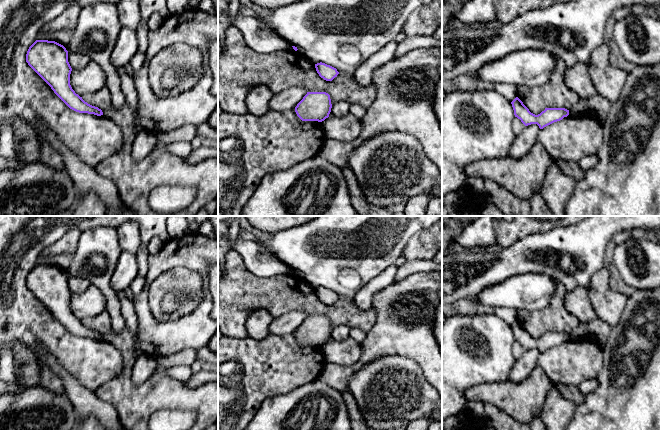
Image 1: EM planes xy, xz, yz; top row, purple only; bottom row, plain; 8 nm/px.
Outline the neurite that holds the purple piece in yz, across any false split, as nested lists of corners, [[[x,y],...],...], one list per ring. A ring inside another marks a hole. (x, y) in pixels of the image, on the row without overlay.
[[[516,321],[512,326],[514,339],[525,349],[537,348],[540,353],[562,344],[569,339],[569,334],[565,332],[545,332],[540,338],[535,339]]]

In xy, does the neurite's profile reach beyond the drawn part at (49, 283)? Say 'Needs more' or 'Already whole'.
Already whole

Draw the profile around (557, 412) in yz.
[[[552,385],[546,395],[540,418],[548,430],[566,430],[576,407],[572,401],[561,395],[556,385]]]

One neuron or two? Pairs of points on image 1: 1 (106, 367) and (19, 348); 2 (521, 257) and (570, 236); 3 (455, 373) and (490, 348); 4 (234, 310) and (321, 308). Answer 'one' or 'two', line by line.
1: two
2: one
3: one
4: one

